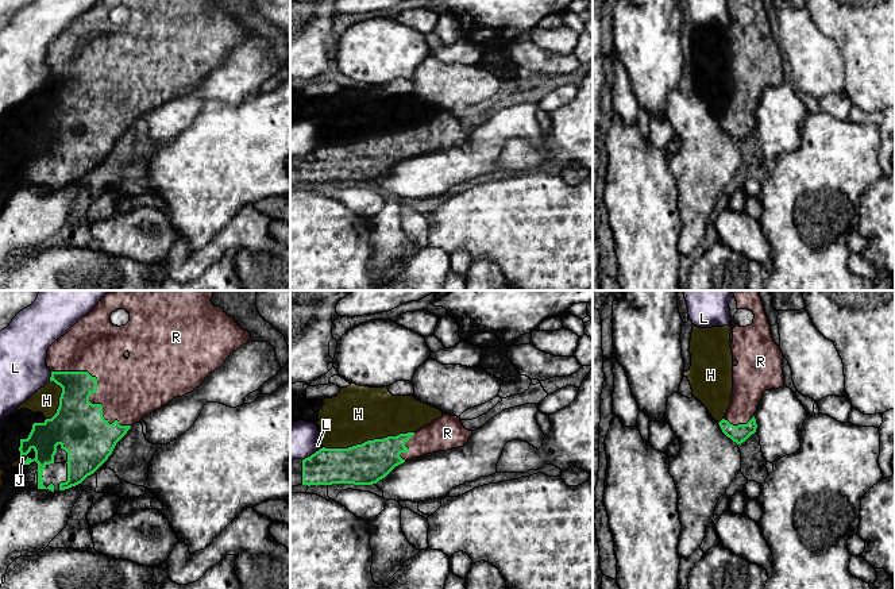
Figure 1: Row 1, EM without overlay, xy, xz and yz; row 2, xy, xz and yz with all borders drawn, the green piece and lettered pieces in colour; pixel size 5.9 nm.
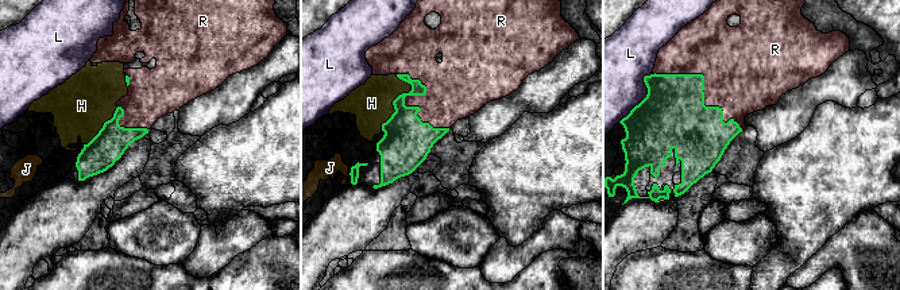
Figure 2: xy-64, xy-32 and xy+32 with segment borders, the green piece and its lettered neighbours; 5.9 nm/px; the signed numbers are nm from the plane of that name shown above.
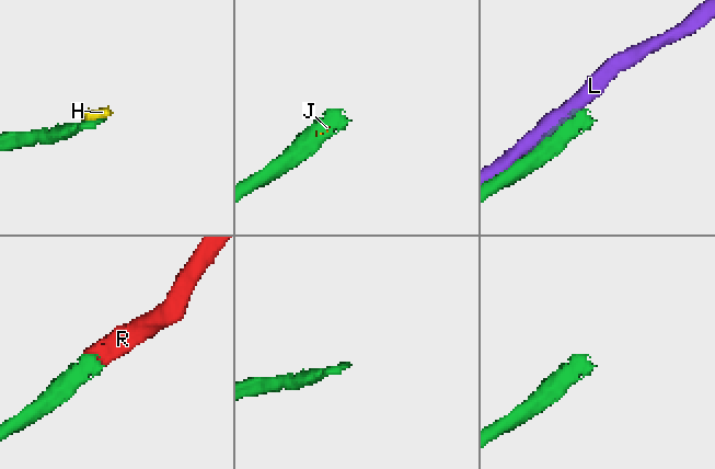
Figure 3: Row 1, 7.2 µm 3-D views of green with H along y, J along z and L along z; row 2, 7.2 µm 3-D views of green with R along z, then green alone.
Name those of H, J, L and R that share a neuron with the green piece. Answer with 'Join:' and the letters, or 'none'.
Join: R

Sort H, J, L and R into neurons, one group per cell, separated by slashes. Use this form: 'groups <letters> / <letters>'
groups H J / L / R

